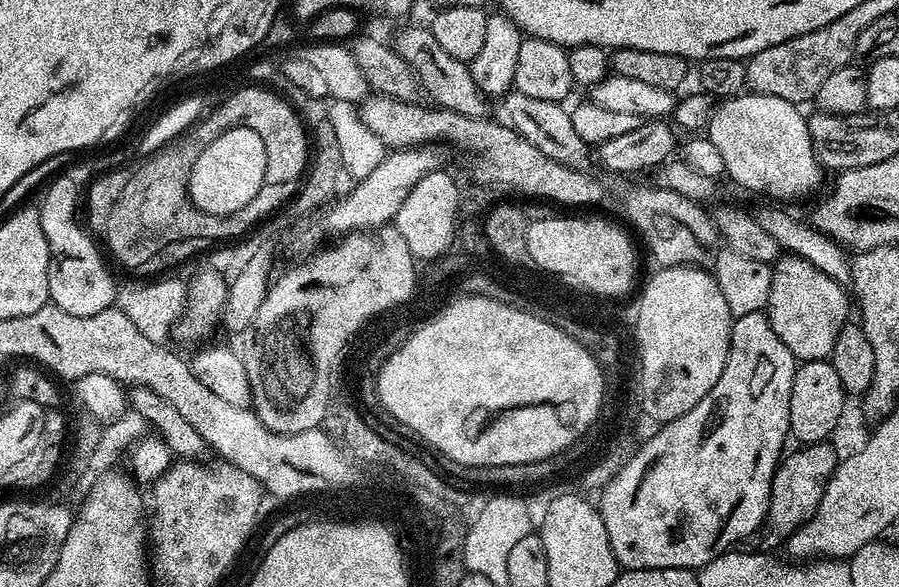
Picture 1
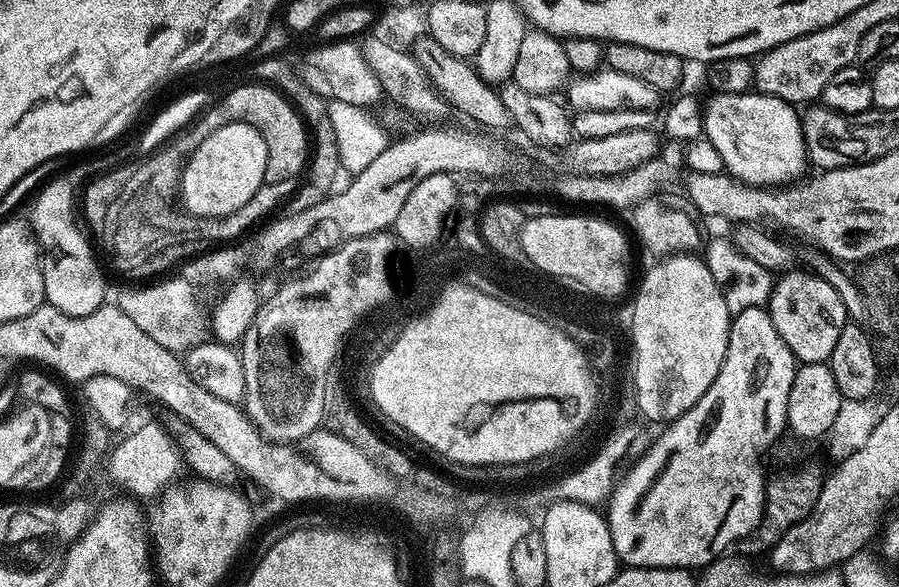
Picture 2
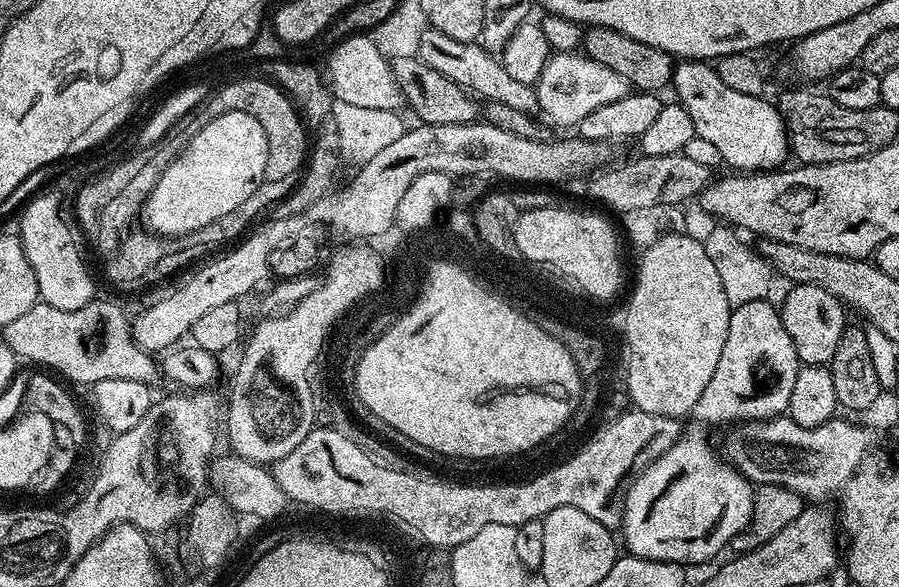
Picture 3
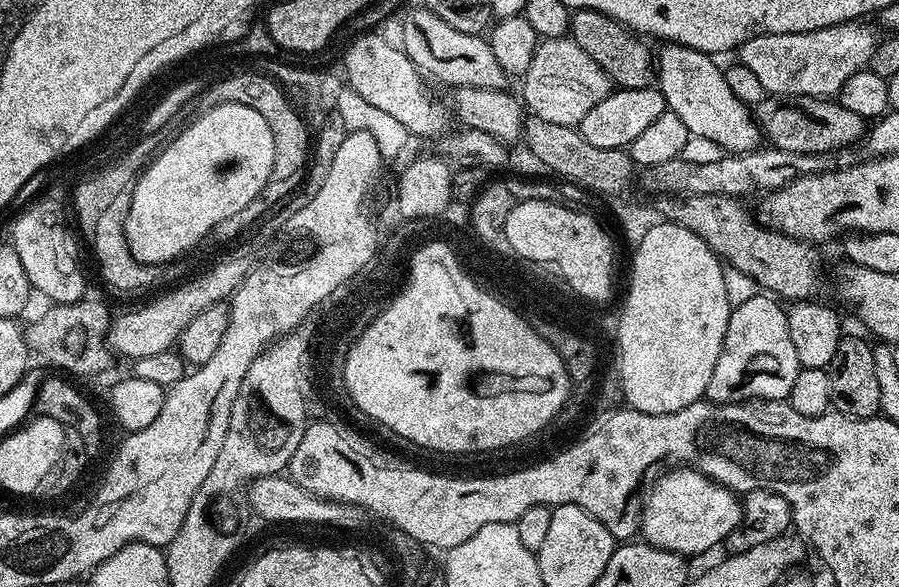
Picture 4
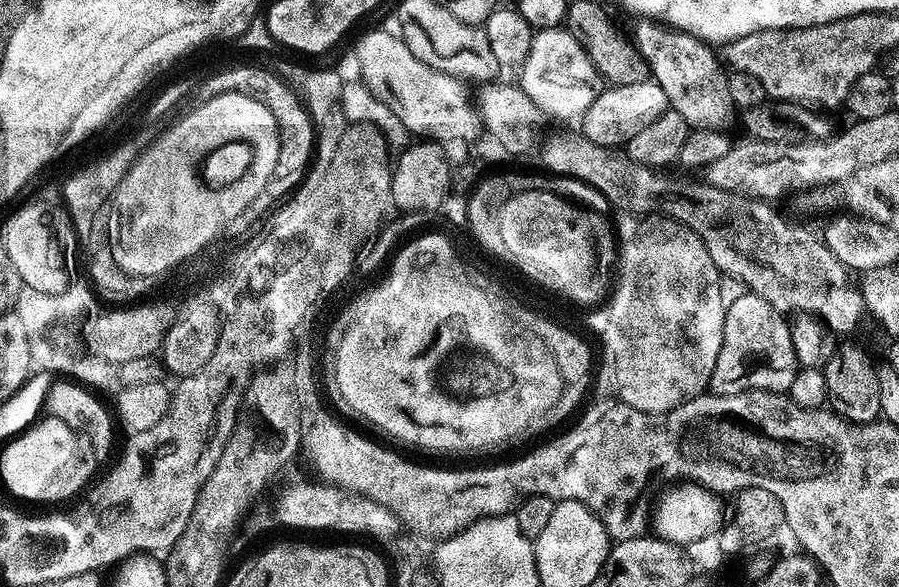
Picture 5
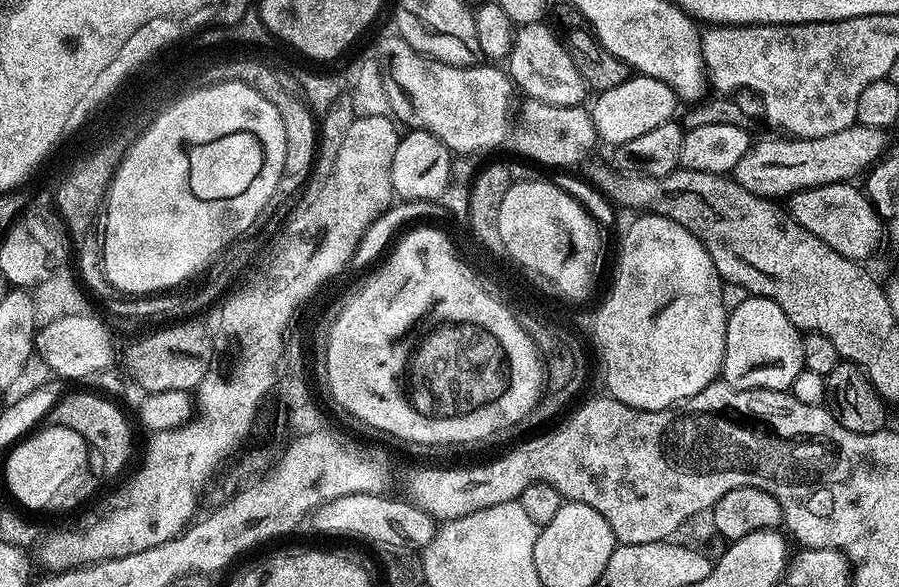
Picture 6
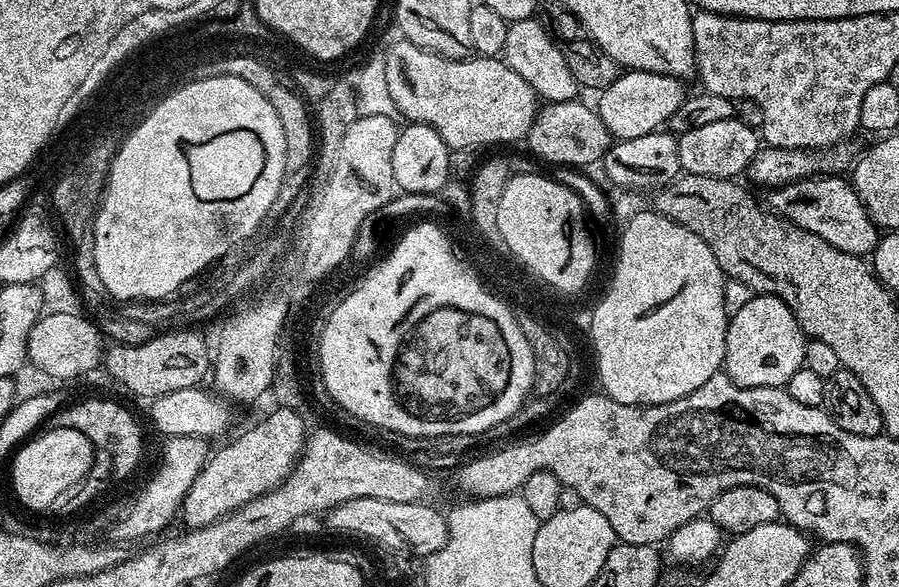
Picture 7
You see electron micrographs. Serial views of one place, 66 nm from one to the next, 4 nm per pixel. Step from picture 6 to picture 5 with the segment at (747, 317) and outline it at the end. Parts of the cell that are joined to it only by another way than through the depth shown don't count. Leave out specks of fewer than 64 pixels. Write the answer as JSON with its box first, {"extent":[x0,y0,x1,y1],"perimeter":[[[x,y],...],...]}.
{"extent":[710,291,798,396],"perimeter":[[[747,291],[744,297],[725,307],[722,350],[718,350],[718,362],[710,385],[713,393],[733,396],[739,392],[762,390],[784,394],[790,382],[794,382],[796,371],[798,365],[789,321],[774,310],[766,298],[758,298]]]}

